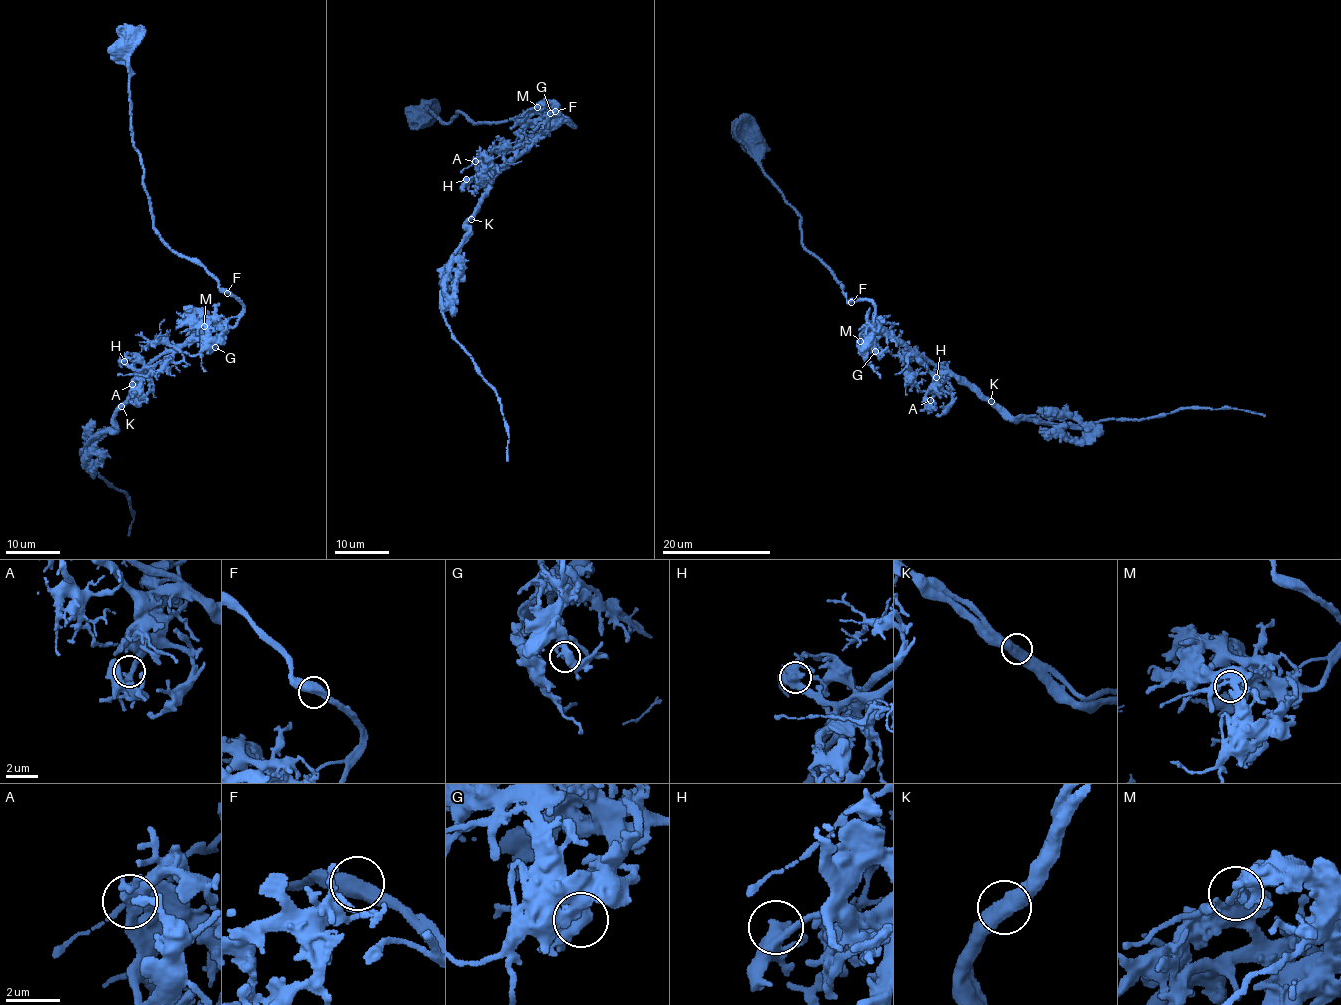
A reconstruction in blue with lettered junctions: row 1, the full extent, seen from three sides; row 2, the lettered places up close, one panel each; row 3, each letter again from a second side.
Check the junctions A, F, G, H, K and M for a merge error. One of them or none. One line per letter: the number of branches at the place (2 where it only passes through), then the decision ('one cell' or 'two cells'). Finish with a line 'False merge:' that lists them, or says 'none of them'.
A: branches 2; one cell
F: branches 2; one cell
G: branches 2; one cell
H: branches 2; one cell
K: branches 2; two cells
M: branches 2; one cell
False merge: K

